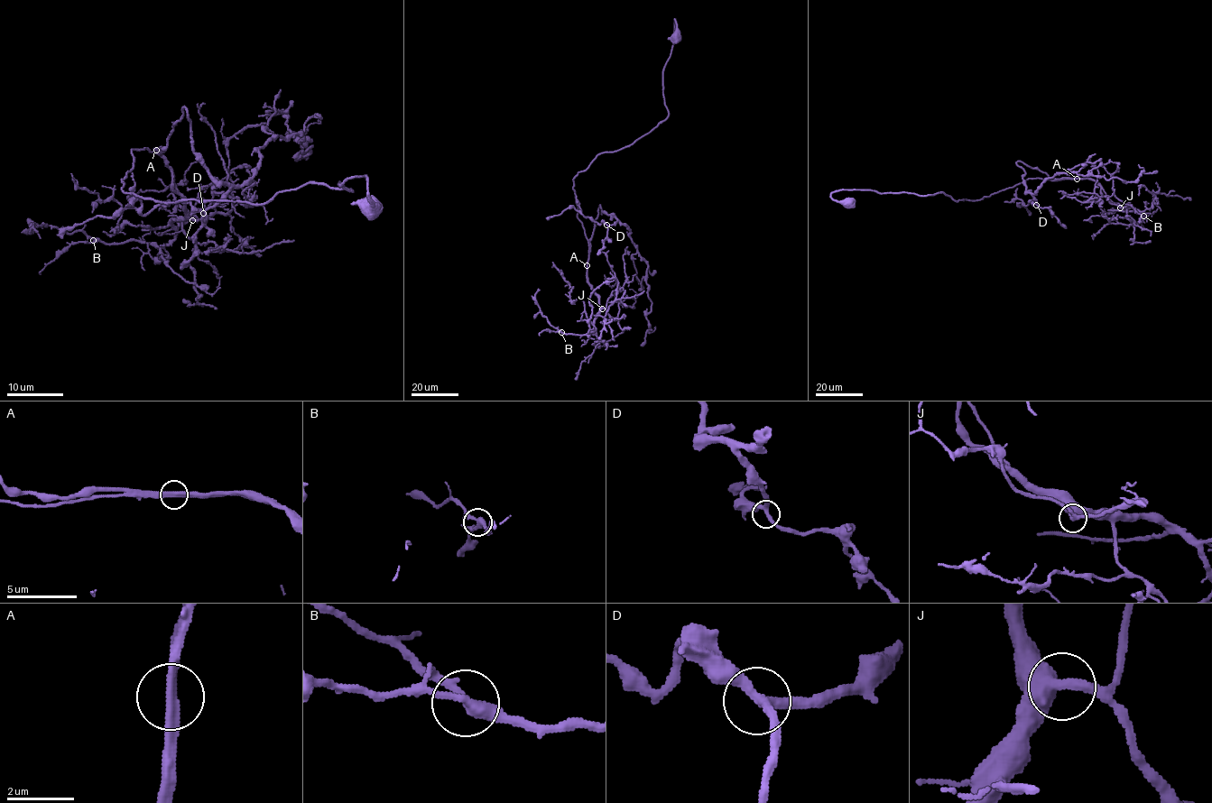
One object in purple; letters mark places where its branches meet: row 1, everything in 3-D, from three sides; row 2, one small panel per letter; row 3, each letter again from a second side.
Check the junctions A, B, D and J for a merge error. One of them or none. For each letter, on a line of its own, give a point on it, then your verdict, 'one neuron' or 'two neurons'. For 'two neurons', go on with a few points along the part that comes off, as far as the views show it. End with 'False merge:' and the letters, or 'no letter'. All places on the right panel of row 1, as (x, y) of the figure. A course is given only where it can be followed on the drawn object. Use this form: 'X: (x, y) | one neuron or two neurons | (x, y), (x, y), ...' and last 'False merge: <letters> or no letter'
A: (1077, 179) | one neuron
B: (1143, 216) | one neuron
D: (1036, 205) | one neuron
J: (1120, 207) | one neuron
False merge: no letter

